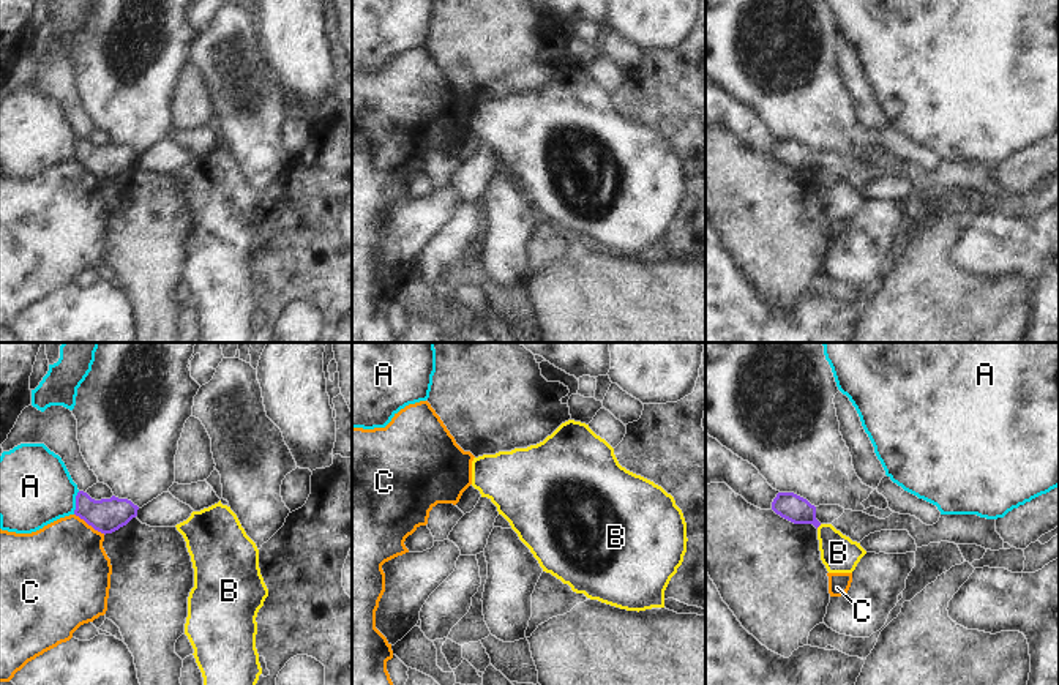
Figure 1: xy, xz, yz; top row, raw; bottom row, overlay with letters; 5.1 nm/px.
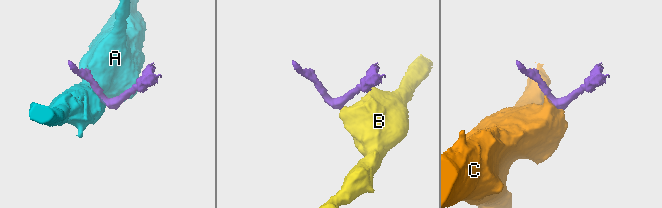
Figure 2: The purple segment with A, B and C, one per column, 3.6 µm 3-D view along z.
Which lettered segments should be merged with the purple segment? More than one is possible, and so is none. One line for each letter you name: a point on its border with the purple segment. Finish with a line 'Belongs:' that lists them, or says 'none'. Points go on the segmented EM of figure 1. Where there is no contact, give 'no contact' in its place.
Belongs: none

